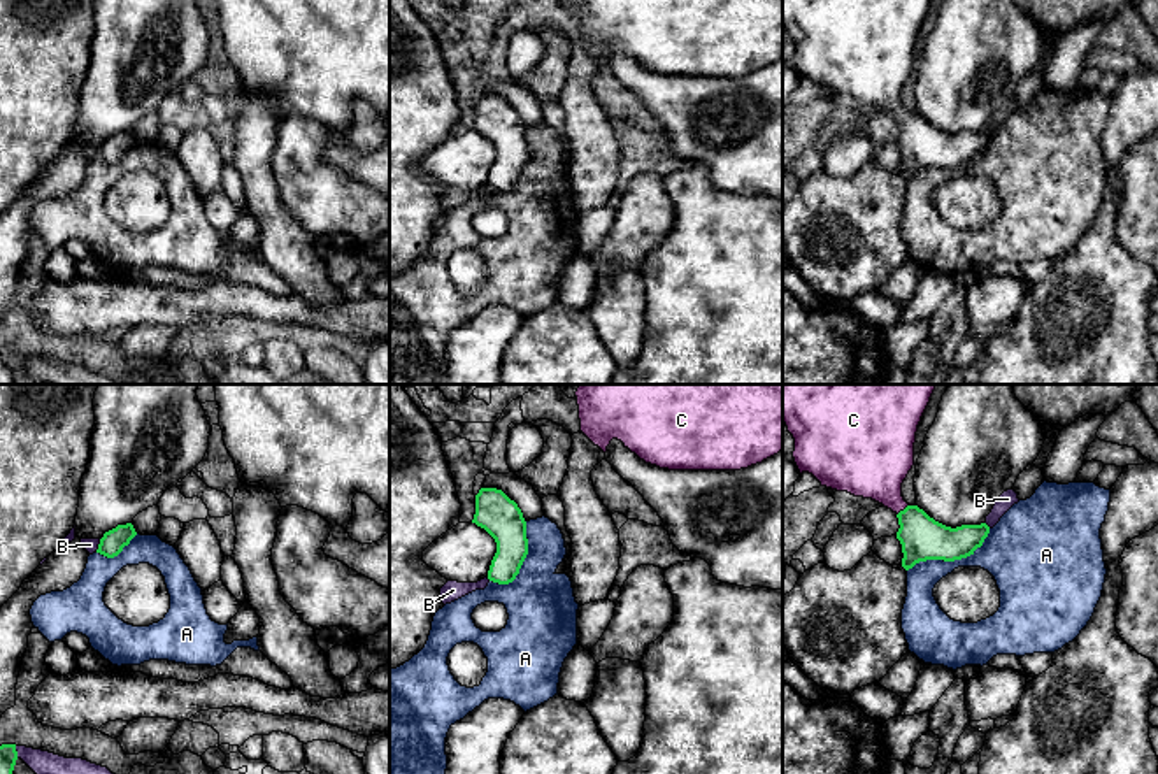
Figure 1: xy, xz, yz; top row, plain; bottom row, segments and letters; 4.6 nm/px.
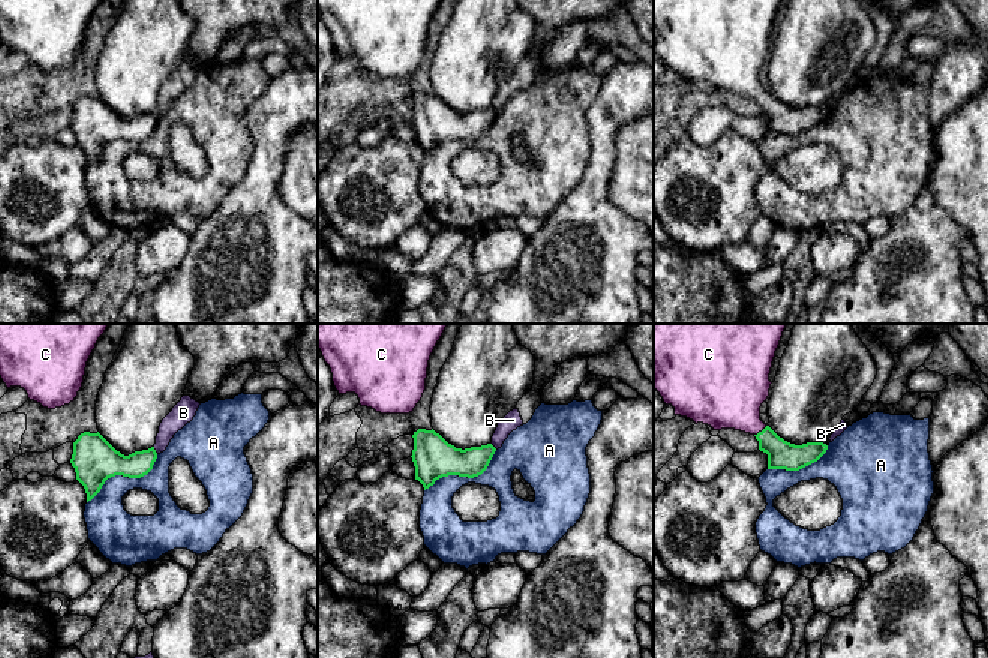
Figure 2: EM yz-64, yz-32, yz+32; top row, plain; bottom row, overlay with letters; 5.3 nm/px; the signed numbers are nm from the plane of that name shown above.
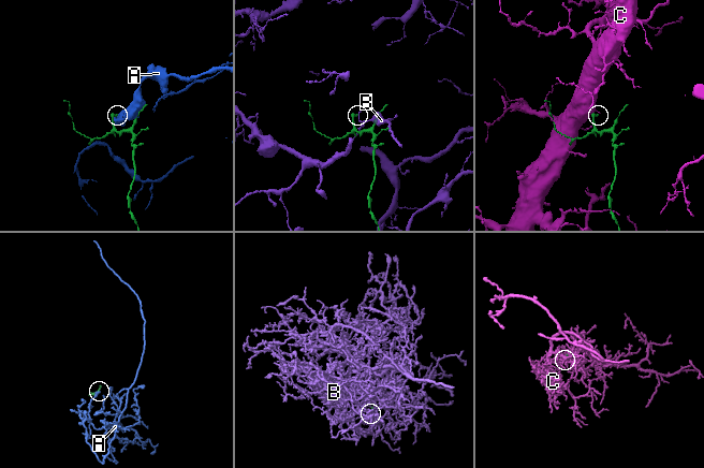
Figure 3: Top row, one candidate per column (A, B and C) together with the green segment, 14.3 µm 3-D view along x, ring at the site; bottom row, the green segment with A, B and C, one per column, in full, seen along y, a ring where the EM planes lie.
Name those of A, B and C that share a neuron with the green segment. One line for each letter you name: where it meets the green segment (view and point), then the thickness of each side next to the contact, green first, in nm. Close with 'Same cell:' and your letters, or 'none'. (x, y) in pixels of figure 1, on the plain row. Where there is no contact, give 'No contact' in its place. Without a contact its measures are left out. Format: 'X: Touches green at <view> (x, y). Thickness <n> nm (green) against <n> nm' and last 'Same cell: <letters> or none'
C: Touches green at yz (904, 116). Thickness 200 nm (green) against 300 nm
Same cell: C

